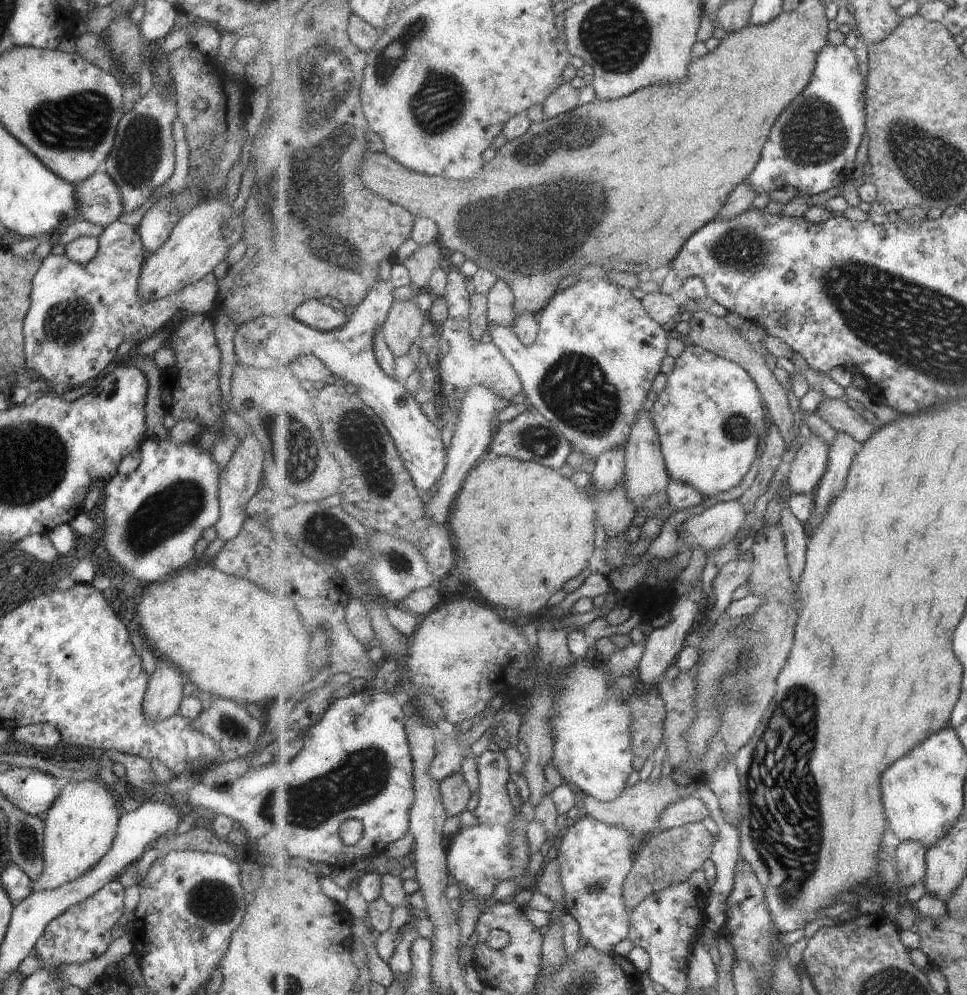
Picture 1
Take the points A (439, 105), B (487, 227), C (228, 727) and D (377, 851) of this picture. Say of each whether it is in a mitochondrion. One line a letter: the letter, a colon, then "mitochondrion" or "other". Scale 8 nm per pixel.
A: mitochondrion
B: mitochondrion
C: mitochondrion
D: other

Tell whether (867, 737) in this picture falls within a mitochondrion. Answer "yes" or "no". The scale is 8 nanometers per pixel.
no

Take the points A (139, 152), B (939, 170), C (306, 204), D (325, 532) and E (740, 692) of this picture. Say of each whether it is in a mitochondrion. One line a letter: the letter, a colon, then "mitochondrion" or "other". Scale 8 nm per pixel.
A: mitochondrion
B: mitochondrion
C: mitochondrion
D: mitochondrion
E: mitochondrion

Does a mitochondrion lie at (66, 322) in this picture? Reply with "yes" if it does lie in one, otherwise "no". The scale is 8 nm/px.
yes

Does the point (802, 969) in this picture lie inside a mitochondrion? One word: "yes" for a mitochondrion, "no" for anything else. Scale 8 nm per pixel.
no

